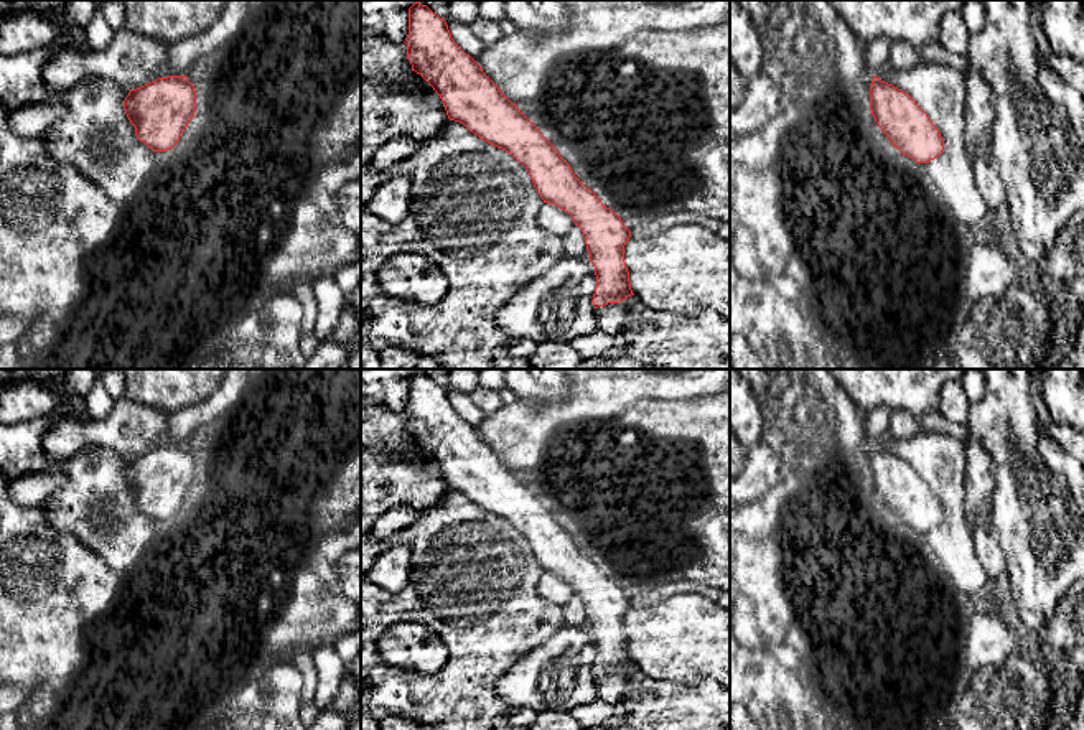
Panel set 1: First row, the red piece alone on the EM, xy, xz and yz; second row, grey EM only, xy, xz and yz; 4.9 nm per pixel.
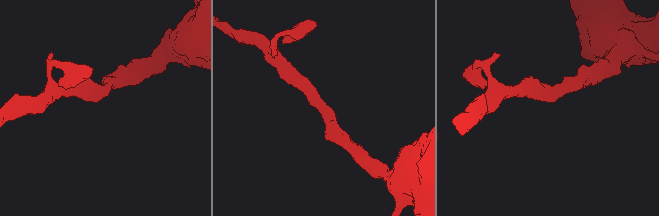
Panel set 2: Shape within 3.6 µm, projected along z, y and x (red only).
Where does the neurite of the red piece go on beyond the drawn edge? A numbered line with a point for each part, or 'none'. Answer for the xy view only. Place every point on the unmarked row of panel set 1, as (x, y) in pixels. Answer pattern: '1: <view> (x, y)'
none

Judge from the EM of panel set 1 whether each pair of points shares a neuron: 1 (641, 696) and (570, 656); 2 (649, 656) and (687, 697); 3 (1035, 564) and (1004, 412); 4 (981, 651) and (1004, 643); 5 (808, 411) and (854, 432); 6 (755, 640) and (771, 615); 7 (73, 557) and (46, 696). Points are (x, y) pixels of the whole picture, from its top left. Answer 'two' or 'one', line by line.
1: two
2: two
3: one
4: one
5: one
6: two
7: two

